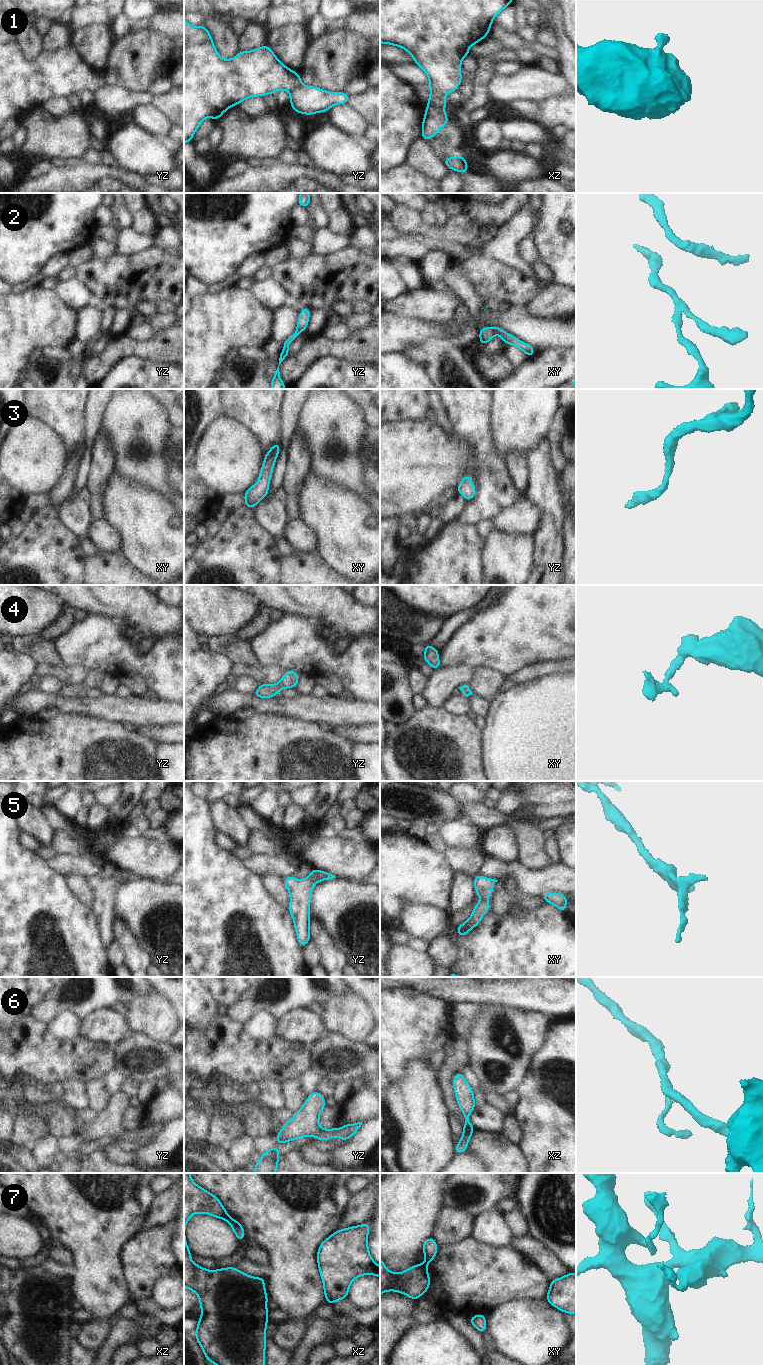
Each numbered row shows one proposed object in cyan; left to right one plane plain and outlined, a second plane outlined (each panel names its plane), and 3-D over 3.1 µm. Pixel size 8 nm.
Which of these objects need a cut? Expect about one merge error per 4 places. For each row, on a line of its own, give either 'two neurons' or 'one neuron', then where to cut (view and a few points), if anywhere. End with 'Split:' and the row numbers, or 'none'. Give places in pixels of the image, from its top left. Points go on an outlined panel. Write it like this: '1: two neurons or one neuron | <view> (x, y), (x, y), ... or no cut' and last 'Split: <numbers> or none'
1: two neurons | xz (427, 104), (443, 109)
2: two neurons | yz (296, 330), (300, 332)
3: one neuron | no cut
4: one neuron | no cut
5: one neuron | no cut
6: one neuron | no cut
7: two neurons | xz (229, 1216), (225, 1219)
Split: 1, 2, 7

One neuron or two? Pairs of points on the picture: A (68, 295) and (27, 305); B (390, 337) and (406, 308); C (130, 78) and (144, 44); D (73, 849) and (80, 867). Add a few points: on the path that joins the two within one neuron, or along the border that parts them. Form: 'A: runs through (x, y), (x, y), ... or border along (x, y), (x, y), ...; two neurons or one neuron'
A: border along (53, 289), (68, 306), (76, 311); two neurons
B: border along (390, 313), (425, 321); two neurons
C: runs through (130, 70), (130, 67), (144, 52); one neuron
D: border along (58, 854), (90, 856), (97, 863); two neurons

